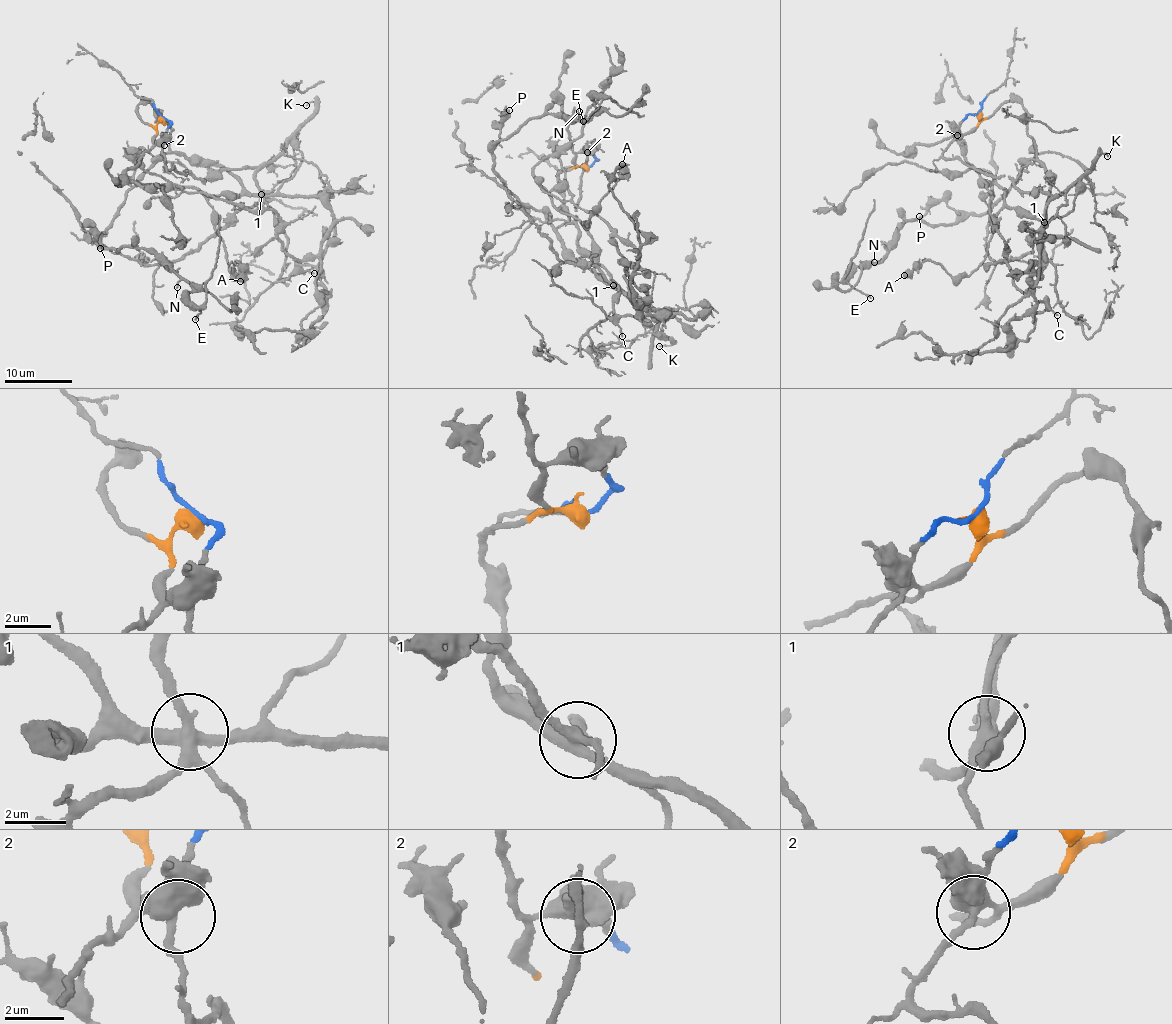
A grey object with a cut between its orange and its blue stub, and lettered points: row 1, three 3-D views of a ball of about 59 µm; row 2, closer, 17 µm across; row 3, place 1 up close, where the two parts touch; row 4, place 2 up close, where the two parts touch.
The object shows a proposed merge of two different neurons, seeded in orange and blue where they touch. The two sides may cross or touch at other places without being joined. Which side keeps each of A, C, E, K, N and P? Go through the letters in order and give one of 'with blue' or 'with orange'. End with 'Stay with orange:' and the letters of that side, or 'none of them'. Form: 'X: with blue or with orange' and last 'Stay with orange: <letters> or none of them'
A: with orange
C: with orange
E: with orange
K: with blue
N: with orange
P: with orange
Stay with orange: A, C, E, N, P

